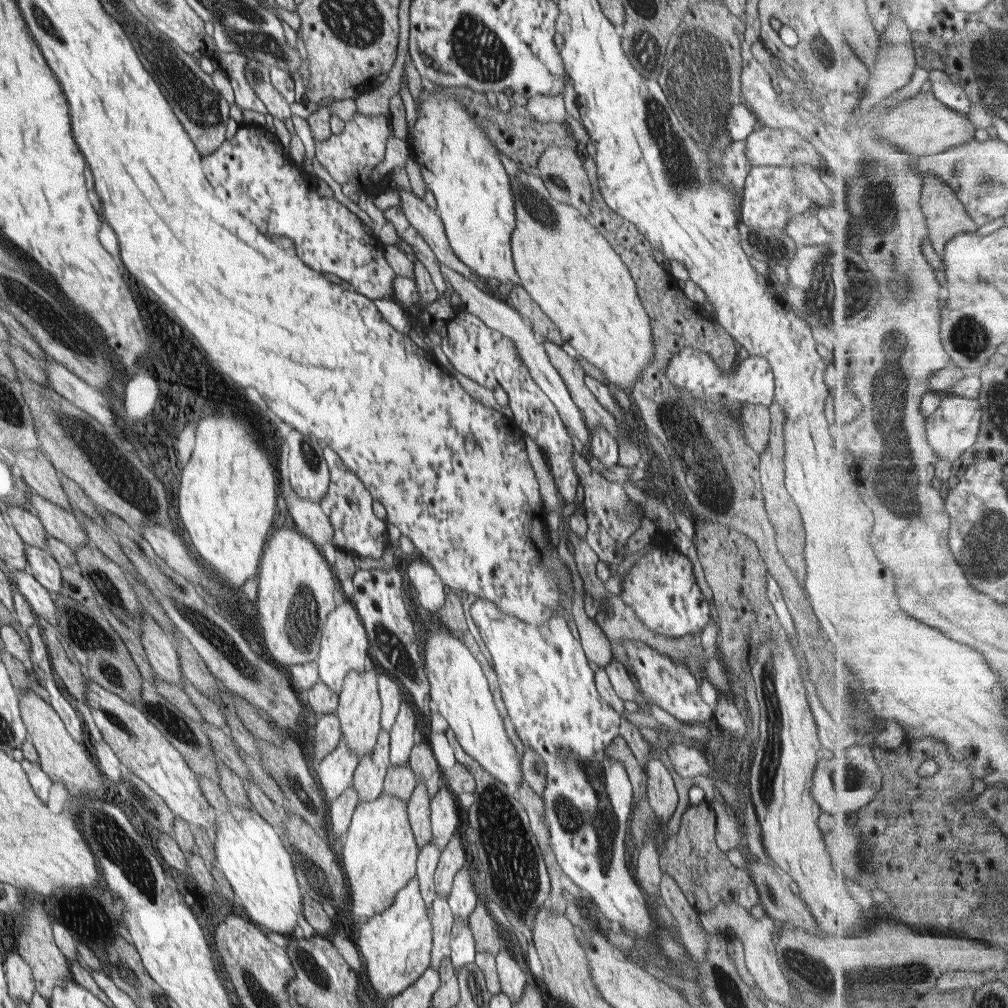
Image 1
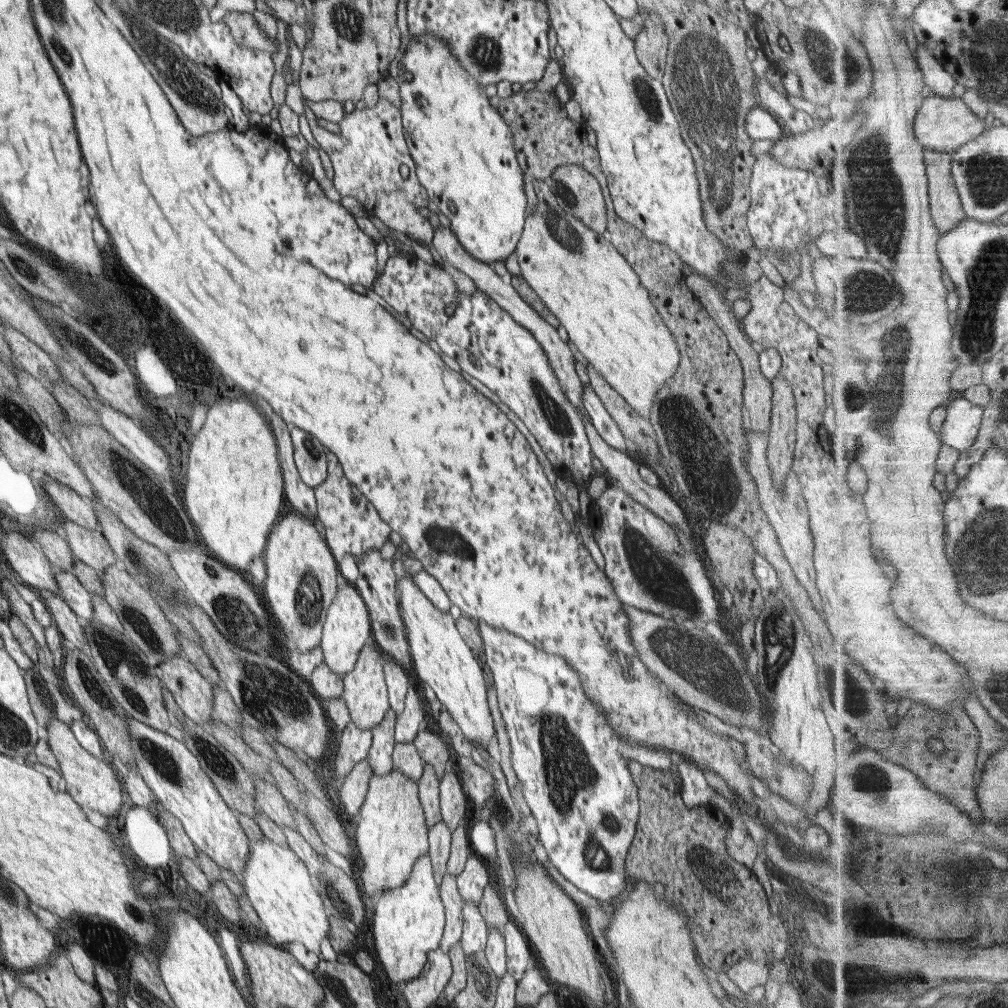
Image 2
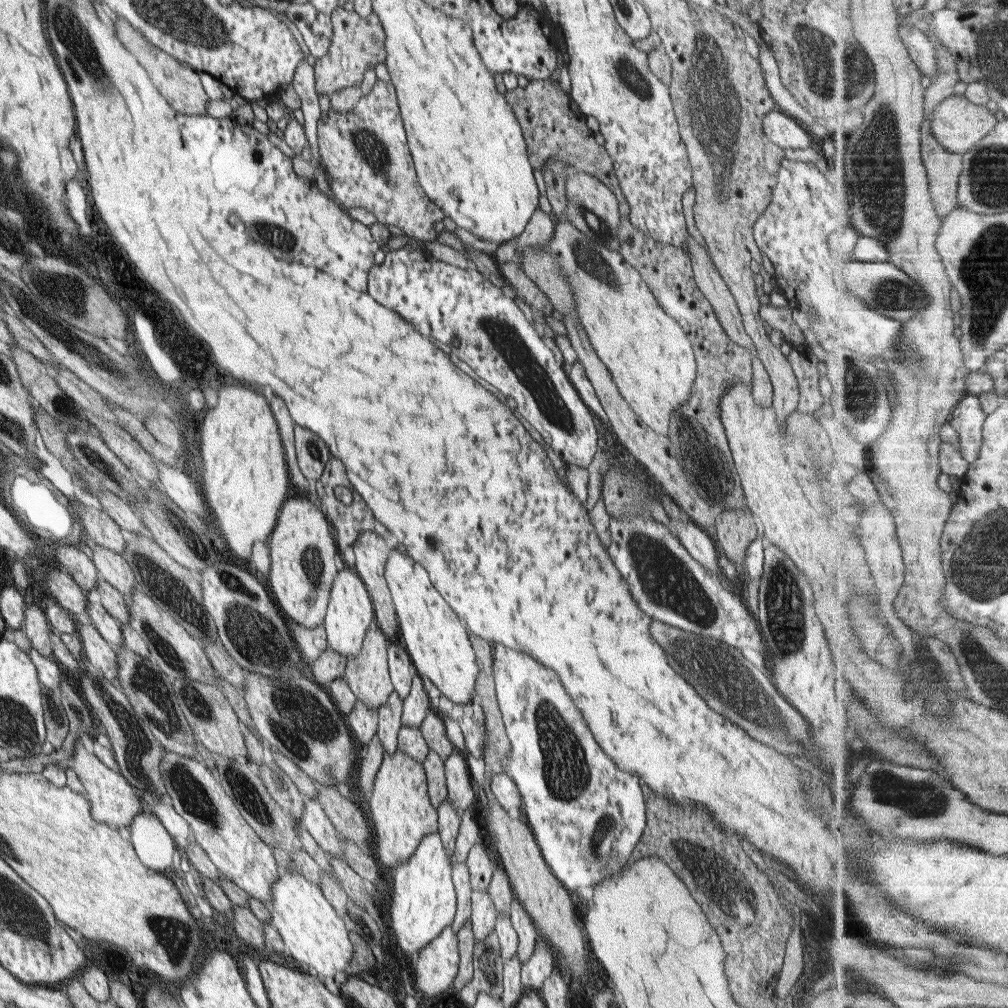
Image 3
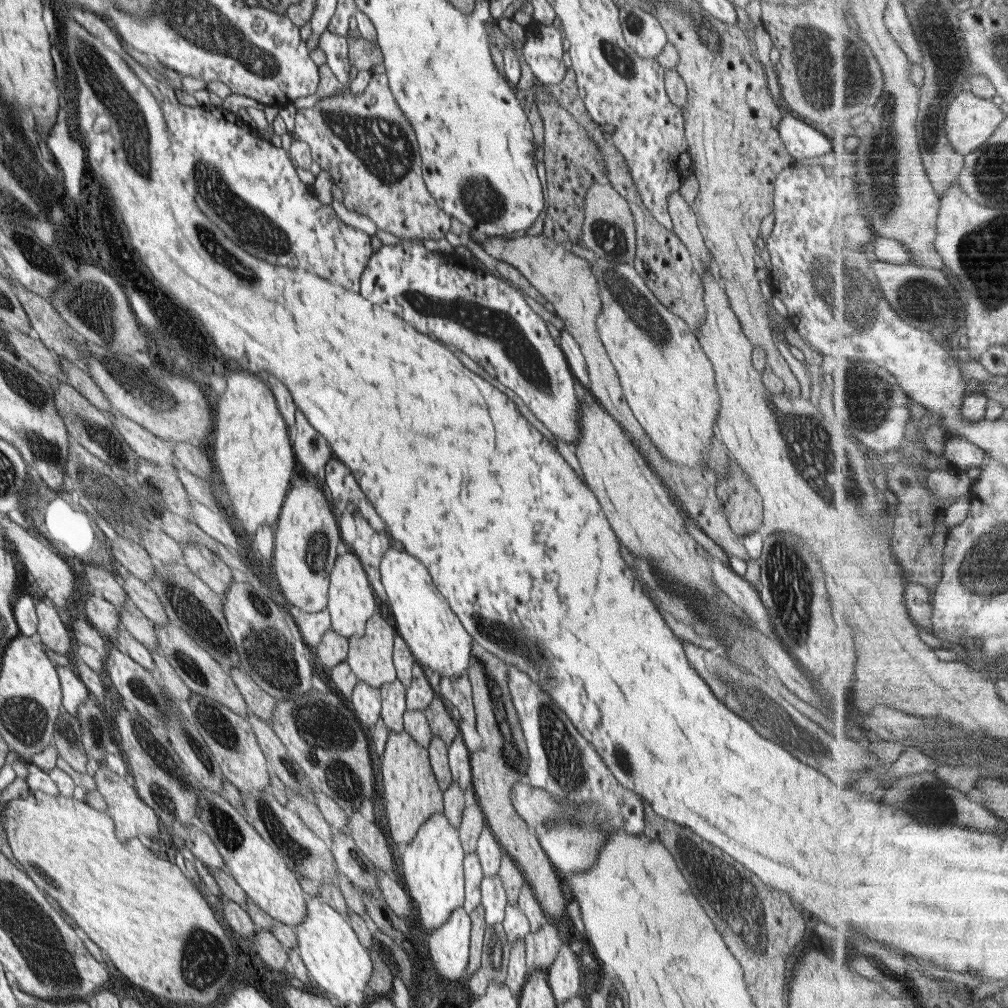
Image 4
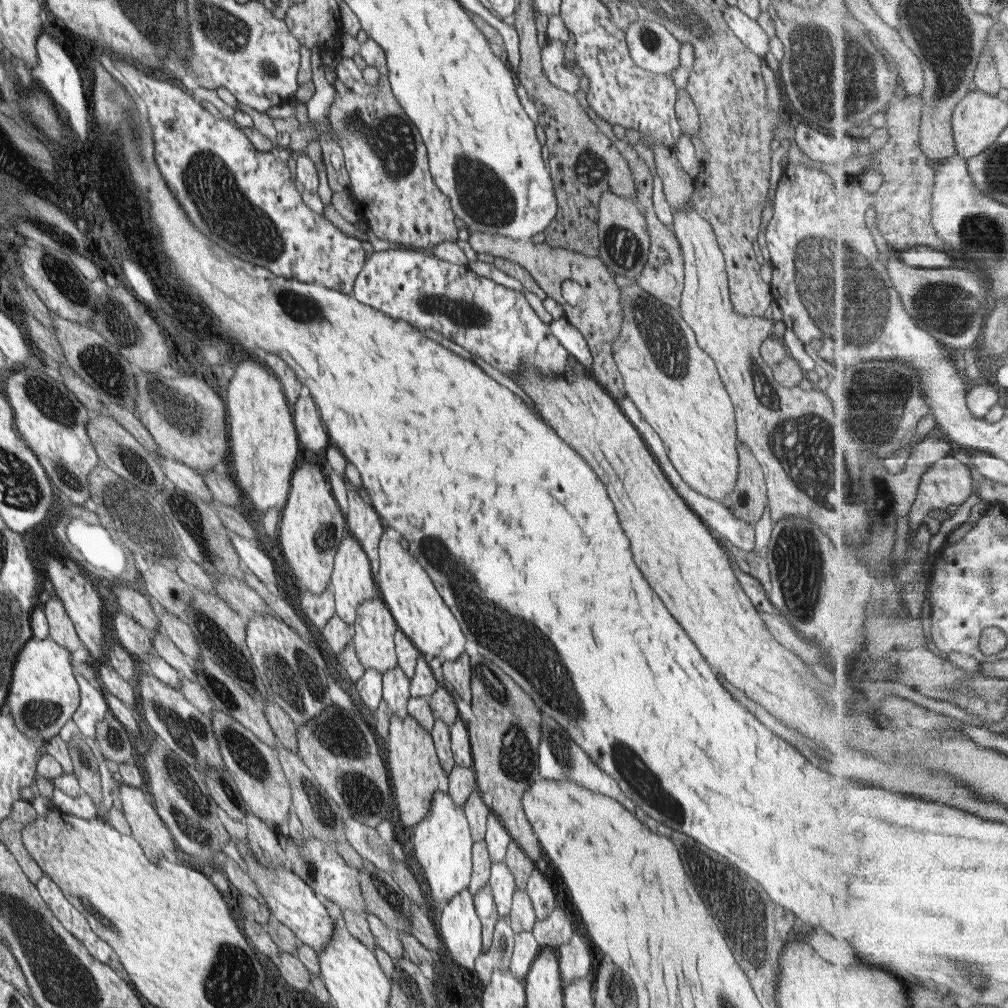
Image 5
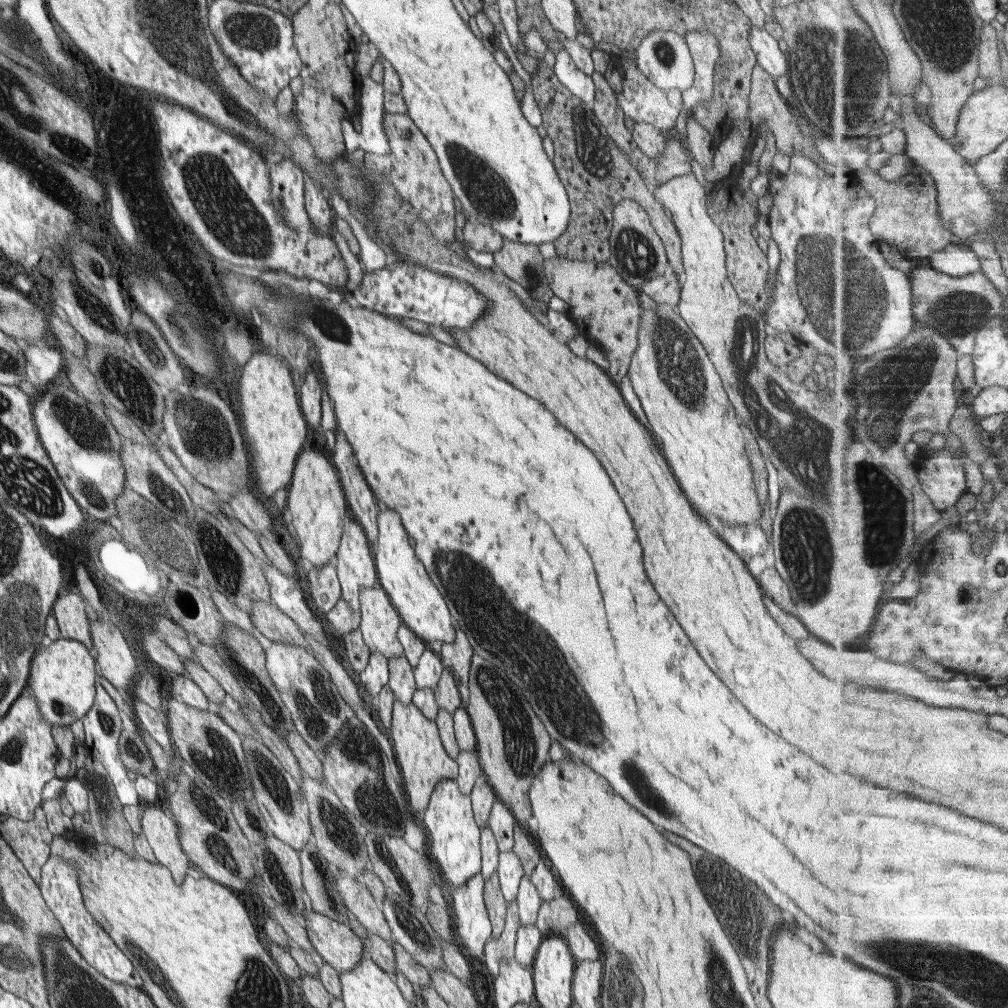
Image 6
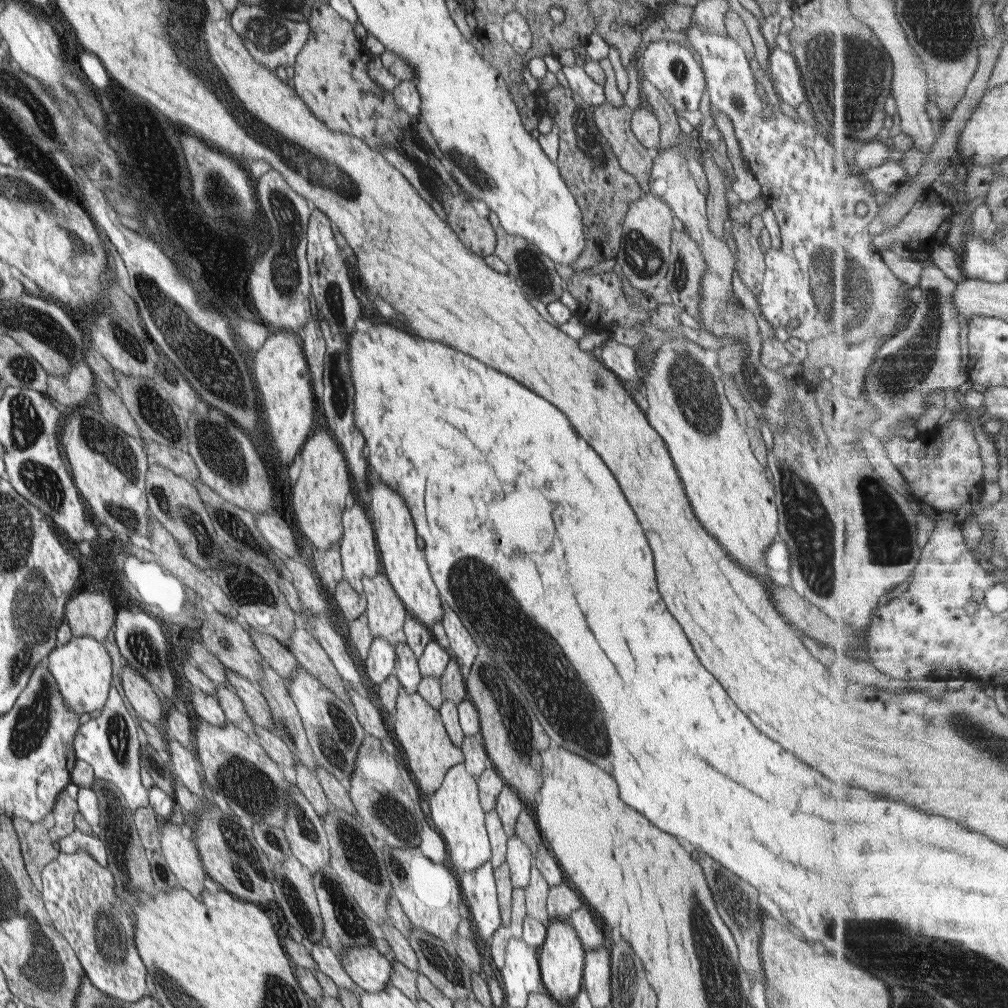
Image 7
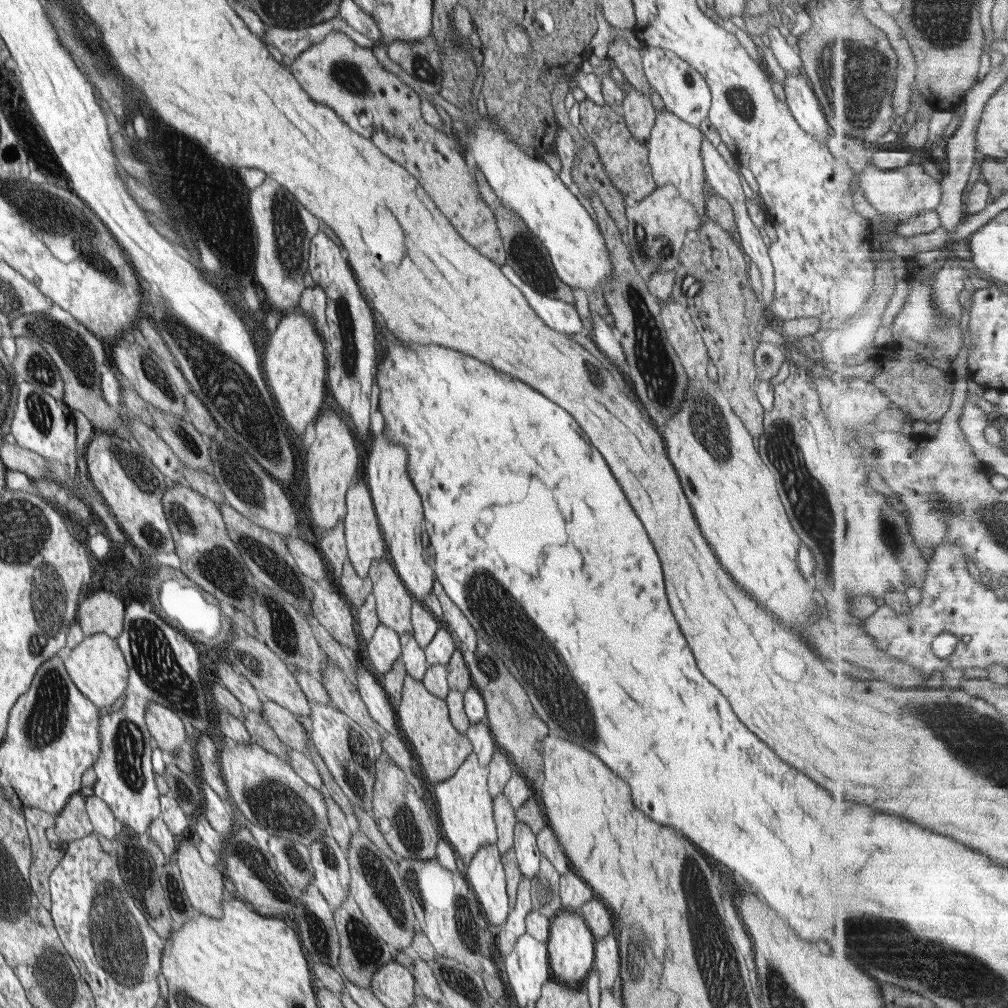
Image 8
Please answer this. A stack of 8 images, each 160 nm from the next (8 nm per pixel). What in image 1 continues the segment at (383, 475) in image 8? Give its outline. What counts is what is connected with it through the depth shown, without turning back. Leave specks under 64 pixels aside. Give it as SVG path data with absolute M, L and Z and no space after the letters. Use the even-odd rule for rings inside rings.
M430 622L424 630L424 662L430 685L429 695L436 709L447 720L461 747L475 758L492 778L517 791L523 783L522 766L518 765L516 747L504 729L504 722L492 699L488 680L480 664L459 636L442 623Z

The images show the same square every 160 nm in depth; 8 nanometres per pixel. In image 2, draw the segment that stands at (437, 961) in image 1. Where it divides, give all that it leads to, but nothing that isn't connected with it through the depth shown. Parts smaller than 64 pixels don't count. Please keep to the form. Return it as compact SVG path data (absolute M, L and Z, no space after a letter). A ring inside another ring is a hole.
M446 873L439 884L440 896L445 908L445 929L439 948L448 953L453 944L461 940L463 931L463 901L455 874Z

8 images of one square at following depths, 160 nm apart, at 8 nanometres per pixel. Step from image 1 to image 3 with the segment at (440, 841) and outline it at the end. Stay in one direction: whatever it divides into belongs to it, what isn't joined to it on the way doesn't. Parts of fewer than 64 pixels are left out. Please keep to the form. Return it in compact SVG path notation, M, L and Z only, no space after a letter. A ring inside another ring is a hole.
M454 750L444 760L447 799L452 803L456 812L472 807L474 802L474 788L472 787L471 774L467 761L459 750Z

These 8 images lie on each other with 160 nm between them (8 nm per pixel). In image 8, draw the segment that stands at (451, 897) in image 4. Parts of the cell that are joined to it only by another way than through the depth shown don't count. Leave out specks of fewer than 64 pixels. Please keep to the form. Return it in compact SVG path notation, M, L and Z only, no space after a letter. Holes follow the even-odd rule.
M473 752L451 778L430 788L438 806L436 815L439 828L456 850L456 854L466 863L472 860L481 846L497 842L493 796L488 789L488 775L487 765L481 765L478 755Z

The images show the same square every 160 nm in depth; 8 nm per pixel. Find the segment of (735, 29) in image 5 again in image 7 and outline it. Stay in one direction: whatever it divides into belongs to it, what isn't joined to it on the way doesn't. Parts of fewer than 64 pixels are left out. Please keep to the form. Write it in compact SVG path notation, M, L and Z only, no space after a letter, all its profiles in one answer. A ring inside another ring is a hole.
M778 46L769 49L769 77L776 94L797 109L806 100L806 94L795 57L791 53L783 52Z

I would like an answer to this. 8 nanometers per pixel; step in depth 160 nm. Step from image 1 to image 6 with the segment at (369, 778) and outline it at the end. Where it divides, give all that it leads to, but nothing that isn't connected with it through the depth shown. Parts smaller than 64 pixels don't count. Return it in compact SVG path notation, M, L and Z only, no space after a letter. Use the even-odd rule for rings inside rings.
M404 654L392 657L388 666L389 682L387 685L395 692L395 698L405 705L412 703L414 691L417 689L413 666Z

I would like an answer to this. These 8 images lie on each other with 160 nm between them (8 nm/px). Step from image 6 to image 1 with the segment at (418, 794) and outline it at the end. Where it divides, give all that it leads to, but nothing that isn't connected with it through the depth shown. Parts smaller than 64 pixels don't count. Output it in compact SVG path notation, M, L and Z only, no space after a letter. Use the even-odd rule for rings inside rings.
M381 793L375 801L355 807L350 826L336 845L336 852L349 888L349 906L356 926L387 909L394 897L417 876L417 845L408 814L407 802Z

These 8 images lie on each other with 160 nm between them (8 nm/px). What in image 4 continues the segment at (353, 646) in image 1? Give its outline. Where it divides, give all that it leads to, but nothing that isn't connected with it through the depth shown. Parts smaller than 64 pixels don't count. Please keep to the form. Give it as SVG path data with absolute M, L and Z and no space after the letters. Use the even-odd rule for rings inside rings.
M348 550L348 554L341 555L336 560L330 574L327 607L331 614L331 629L349 640L355 636L364 636L367 620L380 608L374 595L373 586L360 560L351 550Z

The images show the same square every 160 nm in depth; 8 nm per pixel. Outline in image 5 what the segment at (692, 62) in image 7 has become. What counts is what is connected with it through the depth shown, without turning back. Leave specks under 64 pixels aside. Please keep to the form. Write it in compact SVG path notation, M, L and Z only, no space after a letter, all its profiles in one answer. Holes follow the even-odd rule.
M648 19L632 21L625 40L631 58L640 68L671 75L680 67L683 44L662 23Z

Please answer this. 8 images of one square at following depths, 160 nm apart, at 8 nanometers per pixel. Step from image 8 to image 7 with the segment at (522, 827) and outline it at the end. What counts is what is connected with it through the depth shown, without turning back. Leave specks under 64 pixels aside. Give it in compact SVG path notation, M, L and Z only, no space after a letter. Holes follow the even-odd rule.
M516 834L507 839L506 862L510 867L513 888L528 886L534 865L533 852Z

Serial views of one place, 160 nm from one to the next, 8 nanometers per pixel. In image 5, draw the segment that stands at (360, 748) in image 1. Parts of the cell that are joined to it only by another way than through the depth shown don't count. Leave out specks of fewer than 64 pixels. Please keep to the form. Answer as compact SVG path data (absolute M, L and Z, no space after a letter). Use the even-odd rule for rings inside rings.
M380 597L362 601L358 607L358 614L354 622L352 644L364 668L373 668L378 672L390 670L398 666L398 657L395 651L395 635L398 632L396 621L385 602Z

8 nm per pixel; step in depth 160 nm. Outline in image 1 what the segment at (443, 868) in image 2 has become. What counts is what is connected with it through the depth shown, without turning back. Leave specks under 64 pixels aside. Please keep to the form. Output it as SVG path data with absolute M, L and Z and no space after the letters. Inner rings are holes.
M434 841L425 844L418 853L416 874L420 883L420 890L424 902L426 902L429 914L433 900L437 896L434 886L435 870L441 857L441 850Z

